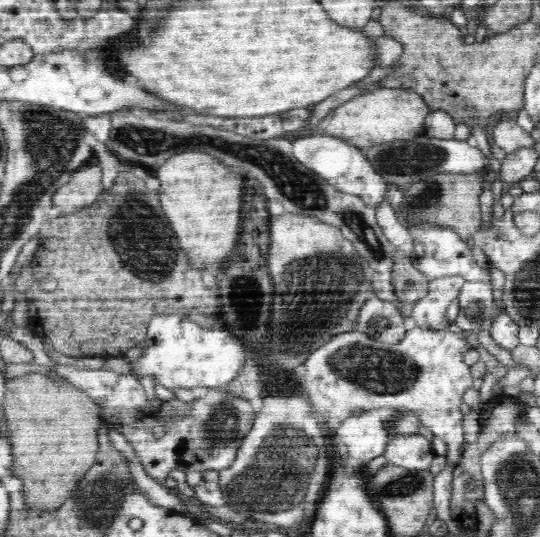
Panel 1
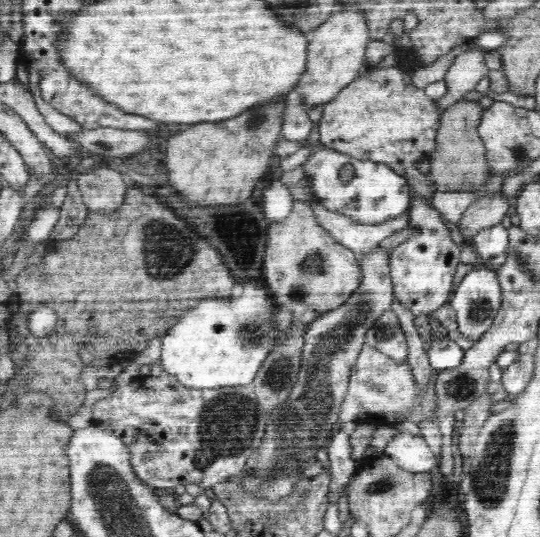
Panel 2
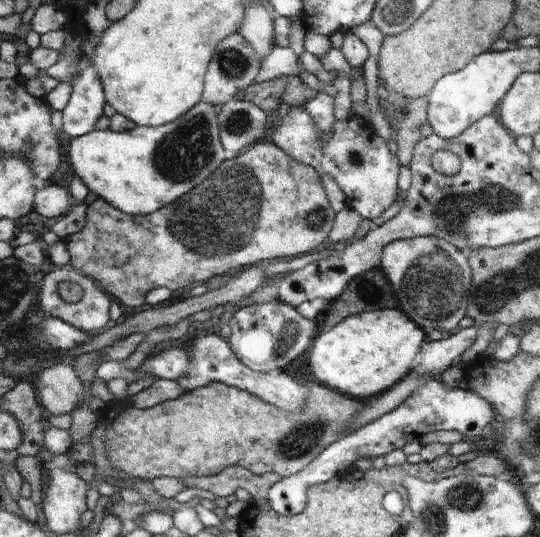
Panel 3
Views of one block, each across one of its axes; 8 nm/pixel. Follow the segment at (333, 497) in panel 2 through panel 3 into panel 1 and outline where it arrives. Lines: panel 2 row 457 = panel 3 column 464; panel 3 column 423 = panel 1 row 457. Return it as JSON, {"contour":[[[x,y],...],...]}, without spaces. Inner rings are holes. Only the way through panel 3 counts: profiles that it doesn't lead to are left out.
{"contour":[[[373,408],[368,412],[362,412],[358,416],[350,416],[346,421],[338,426],[338,438],[342,446],[346,447],[346,452],[353,462],[367,463],[382,456],[389,444],[390,438],[395,435],[418,435],[422,428],[422,421],[417,414],[409,410],[393,408]]]}

